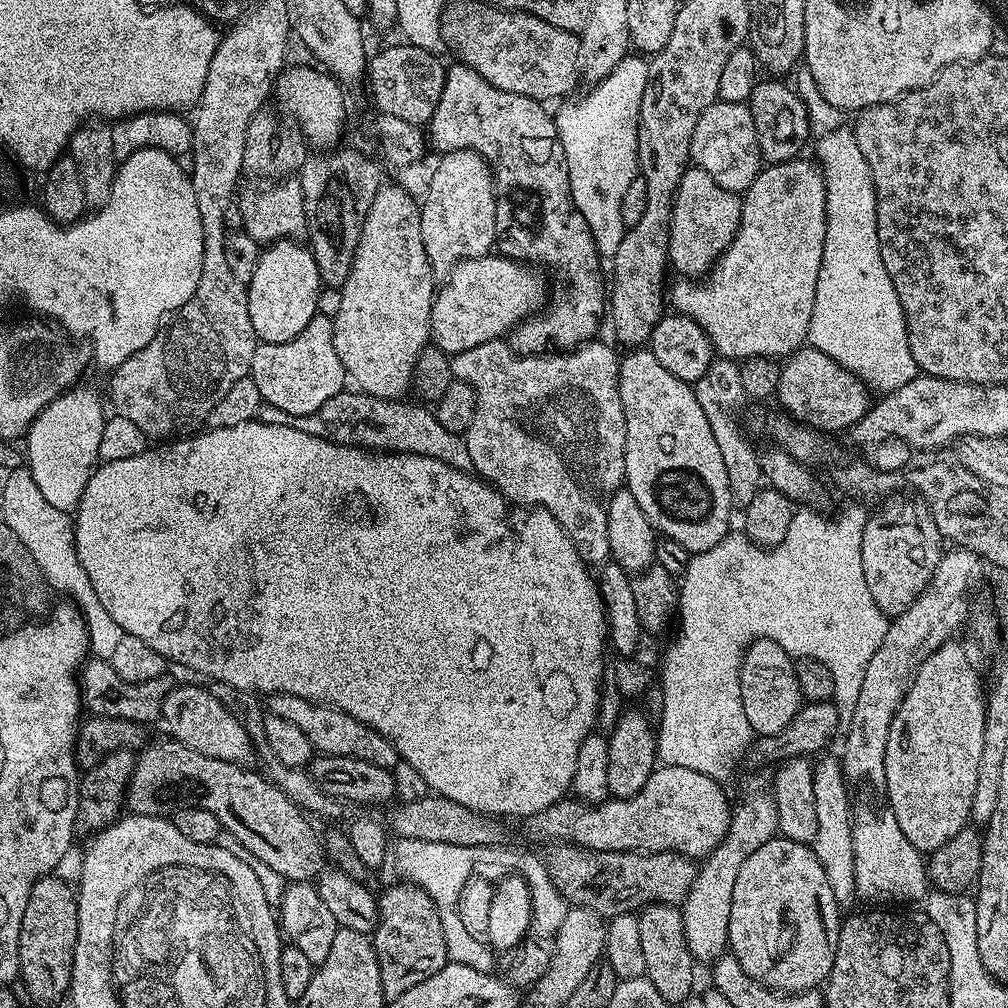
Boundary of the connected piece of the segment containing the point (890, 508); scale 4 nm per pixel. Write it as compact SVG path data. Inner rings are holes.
M889 495L884 505L868 517L862 530L862 574L866 574L866 587L870 589L870 598L889 618L901 616L922 594L930 582L941 556L946 551L944 535L938 530L936 519L923 499L912 496Z

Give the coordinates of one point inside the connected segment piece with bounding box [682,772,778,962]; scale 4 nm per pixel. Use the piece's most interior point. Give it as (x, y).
(706, 906)

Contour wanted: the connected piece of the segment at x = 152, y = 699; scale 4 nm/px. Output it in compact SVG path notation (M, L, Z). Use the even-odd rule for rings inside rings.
M89 659L78 673L83 707L93 716L133 720L135 724L148 726L151 720L161 719L160 711L164 699L174 686L174 680L171 680L170 676L165 674L158 678L150 678L150 682L126 682L126 678L118 678L114 666L109 661Z

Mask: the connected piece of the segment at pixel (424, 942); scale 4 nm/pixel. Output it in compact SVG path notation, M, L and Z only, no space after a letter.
M399 883L379 893L380 919L376 922L375 932L370 936L378 958L382 990L388 998L406 994L410 986L426 982L430 974L438 974L438 970L449 963L442 922L430 894L426 894L426 890L417 884Z

